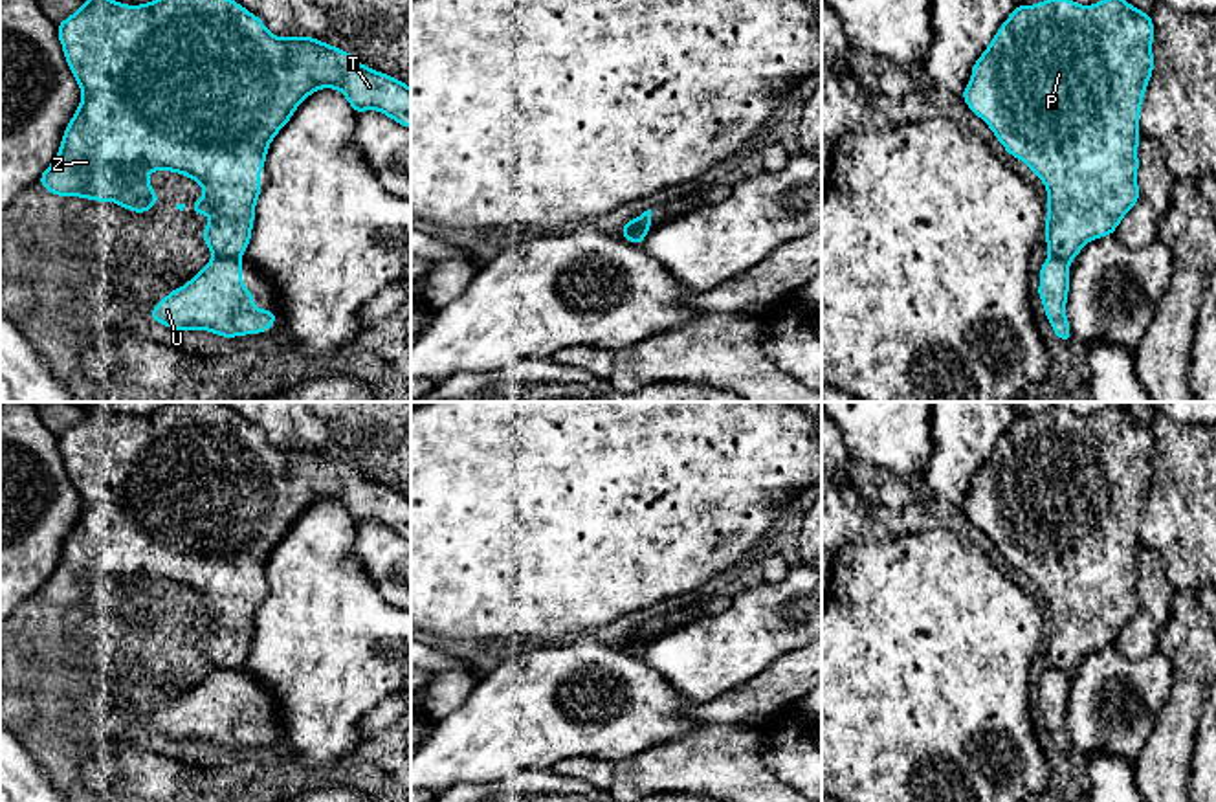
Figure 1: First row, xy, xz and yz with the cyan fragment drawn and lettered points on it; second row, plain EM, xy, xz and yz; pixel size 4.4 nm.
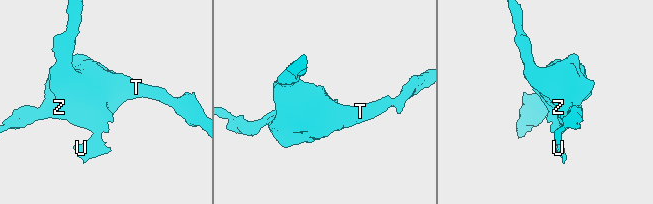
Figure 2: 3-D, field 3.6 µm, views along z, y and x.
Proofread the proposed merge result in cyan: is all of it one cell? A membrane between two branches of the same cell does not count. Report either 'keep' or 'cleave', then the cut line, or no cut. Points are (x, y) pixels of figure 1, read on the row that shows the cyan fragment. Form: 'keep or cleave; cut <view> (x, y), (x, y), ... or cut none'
cleave; cut xz (648, 226), (622, 232)

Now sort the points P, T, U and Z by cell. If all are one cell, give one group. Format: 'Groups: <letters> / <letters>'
Groups: P T Z / U

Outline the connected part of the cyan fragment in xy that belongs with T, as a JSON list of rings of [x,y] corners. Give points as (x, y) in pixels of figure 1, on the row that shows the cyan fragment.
[[[86,0],[57,26],[57,37],[83,99],[55,160],[39,176],[42,187],[57,196],[110,200],[145,215],[160,202],[149,173],[180,173],[205,191],[191,209],[211,217],[202,239],[213,255],[244,255],[268,147],[315,90],[336,88],[358,116],[378,110],[411,128],[405,83],[314,37],[275,37],[235,0],[152,0],[141,6]]]

